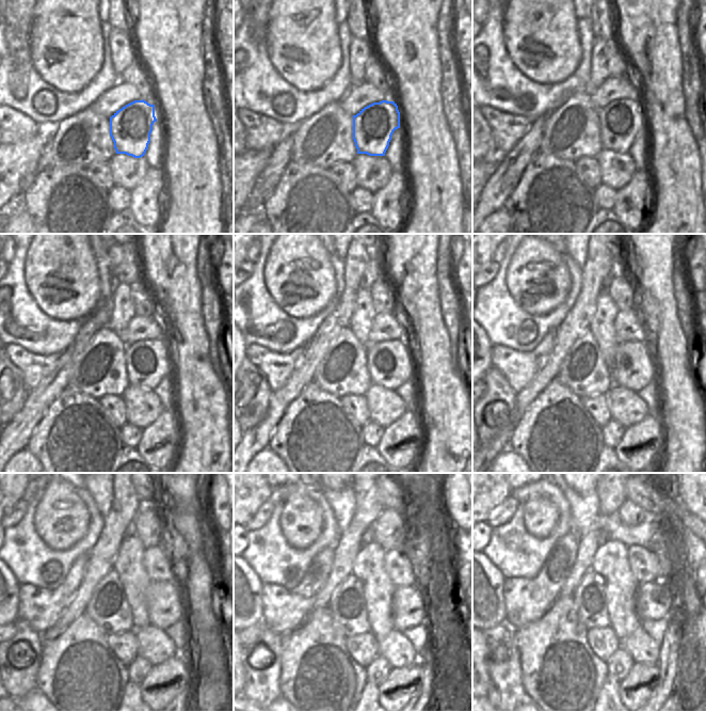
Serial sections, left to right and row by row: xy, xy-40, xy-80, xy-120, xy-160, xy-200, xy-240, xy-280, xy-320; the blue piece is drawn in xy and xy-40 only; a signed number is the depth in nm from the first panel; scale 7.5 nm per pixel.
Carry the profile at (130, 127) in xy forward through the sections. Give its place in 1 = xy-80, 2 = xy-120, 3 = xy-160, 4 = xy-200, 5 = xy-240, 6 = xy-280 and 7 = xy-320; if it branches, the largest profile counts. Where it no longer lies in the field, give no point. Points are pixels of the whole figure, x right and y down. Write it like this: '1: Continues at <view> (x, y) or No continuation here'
1: Continues at xy-80 (621, 121)
2: Continues at xy-120 (147, 362)
3: Continues at xy-160 (389, 363)
4: Continues at xy-200 (634, 368)
5: Continues at xy-240 (163, 603)
6: Continues at xy-280 (408, 607)
7: Continues at xy-320 (655, 600)

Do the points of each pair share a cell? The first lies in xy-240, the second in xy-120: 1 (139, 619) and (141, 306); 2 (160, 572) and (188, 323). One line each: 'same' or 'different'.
1: different
2: different

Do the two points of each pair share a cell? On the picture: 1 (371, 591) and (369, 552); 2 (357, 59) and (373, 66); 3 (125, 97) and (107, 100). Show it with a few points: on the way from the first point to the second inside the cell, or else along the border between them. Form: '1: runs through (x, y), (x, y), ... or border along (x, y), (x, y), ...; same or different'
1: runs through (371, 582), (369, 562); same
2: border along (374, 54), (366, 63), (366, 73), (363, 80); different
3: runs through (121, 97), (111, 100); same

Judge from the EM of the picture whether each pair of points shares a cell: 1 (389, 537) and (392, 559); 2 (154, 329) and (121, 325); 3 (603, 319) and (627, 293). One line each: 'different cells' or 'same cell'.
1: different cells
2: different cells
3: different cells

